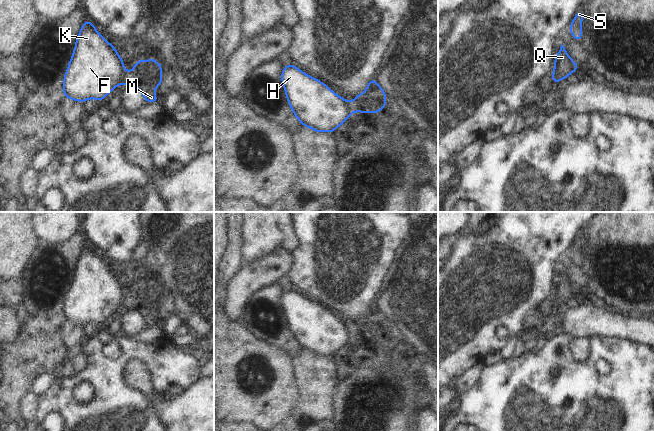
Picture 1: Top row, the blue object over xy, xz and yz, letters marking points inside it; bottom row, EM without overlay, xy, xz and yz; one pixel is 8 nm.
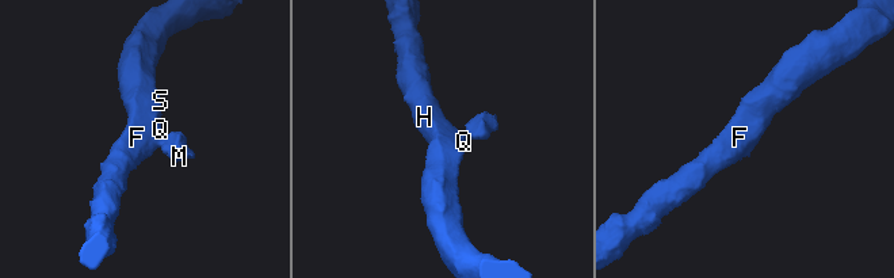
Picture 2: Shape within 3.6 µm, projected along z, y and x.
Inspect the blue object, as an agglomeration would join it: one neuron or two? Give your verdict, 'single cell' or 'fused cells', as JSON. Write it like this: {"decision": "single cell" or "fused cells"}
{"decision": "fused cells"}

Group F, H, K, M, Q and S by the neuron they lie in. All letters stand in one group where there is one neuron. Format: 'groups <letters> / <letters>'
groups F H K Q S / M

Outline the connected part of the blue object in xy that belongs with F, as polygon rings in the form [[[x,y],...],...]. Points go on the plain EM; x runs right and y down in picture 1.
[[[85,245],[77,260],[75,273],[63,303],[63,316],[65,322],[85,326],[91,322],[98,326],[117,310],[123,307],[126,296],[122,282],[117,274],[100,257],[92,246]]]

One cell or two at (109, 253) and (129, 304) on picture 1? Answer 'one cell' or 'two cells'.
one cell

